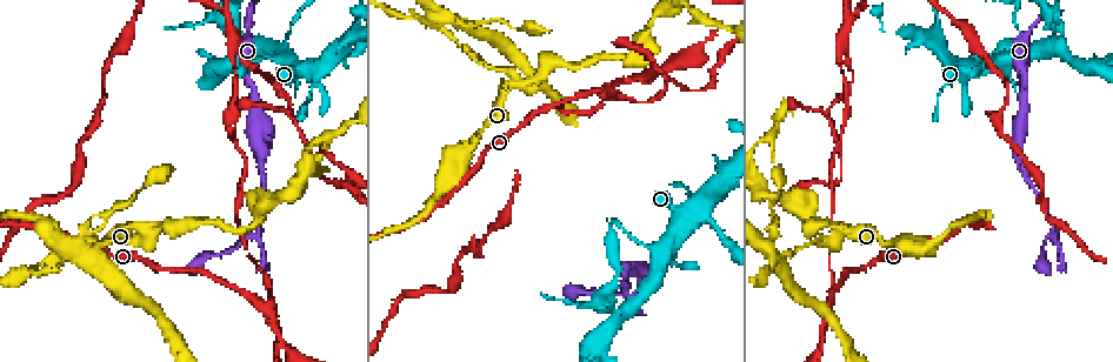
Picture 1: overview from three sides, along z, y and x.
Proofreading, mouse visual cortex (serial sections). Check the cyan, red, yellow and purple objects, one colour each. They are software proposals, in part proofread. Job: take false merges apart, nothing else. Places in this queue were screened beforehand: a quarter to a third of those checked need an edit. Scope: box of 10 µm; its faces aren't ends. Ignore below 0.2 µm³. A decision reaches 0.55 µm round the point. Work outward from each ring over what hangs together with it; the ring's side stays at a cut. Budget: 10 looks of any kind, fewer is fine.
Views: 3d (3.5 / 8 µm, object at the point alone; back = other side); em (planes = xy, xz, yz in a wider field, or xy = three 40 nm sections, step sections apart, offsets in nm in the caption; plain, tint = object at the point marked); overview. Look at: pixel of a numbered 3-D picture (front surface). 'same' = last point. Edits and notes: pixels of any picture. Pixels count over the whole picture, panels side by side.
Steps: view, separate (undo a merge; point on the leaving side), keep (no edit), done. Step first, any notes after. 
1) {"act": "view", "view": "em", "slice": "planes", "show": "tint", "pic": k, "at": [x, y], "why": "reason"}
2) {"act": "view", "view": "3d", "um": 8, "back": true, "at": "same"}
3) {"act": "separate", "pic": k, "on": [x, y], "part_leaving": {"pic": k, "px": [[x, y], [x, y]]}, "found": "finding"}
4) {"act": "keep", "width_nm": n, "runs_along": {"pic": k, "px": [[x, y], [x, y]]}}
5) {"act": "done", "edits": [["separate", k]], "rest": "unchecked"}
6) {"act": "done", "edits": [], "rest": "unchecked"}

{"act": "view", "view": "3d", "um": 3.5, "pic": 1, "at": [657, 272], "why": "two arms in line, one across"}

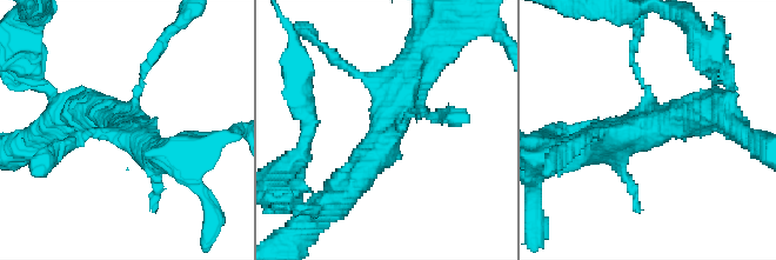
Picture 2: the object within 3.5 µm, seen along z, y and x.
{"act": "view", "view": "em", "slice": "planes", "show": "tint", "pic": 2, "at": [654, 125], "why": "shape alone is not enough"}

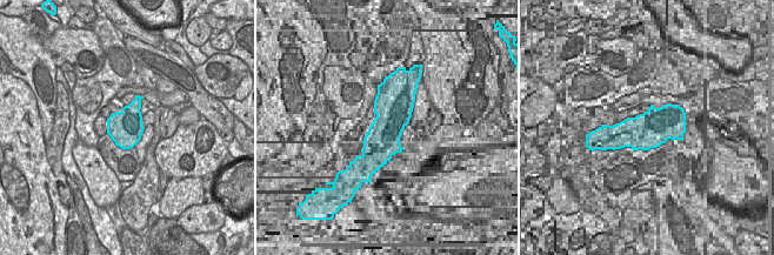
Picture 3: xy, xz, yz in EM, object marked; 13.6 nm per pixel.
{"act": "keep", "arms": 3, "runs_along": {"pic": 2, "px": [[407, 68], [378, 155], [342, 192]]}, "found": "all the same cell"}

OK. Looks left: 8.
{"act": "view", "view": "3d", "um": 3.5, "pic": 1, "at": [522, 82], "why": "a fork"}

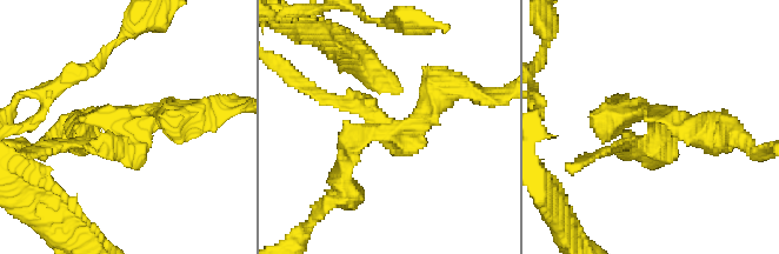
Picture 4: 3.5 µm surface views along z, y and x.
{"act": "view", "view": "em", "slice": "planes", "show": "tint", "pic": 4, "at": [652, 115], "arms": 3, "arm_widths_nm": [200, 200, 250]}

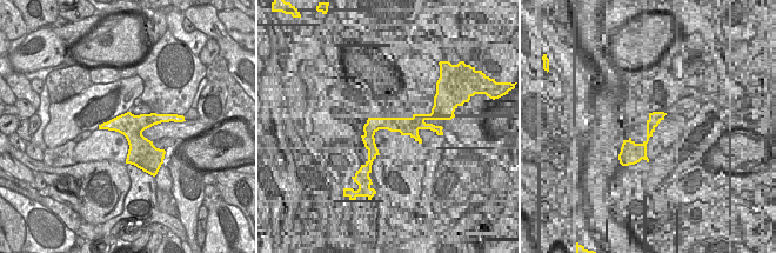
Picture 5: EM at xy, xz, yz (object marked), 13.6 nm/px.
{"act": "keep", "runs_along": {"pic": 4, "px": [[699, 129], [627, 144]]}, "found": "one cell here"}

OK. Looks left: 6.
{"act": "view", "view": "3d", "um": 3.5, "pic": 1, "at": [644, 78], "why": "two arms in line, one across"}

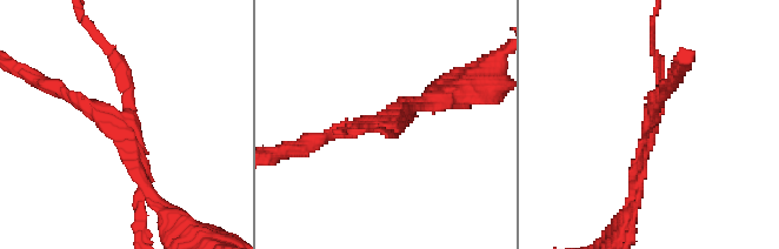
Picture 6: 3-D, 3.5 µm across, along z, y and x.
{"act": "view", "view": "em", "slice": "planes", "show": "tint", "pic": 6, "at": [655, 118], "arms": 3, "arm_widths_nm": [100, 150, 200]}

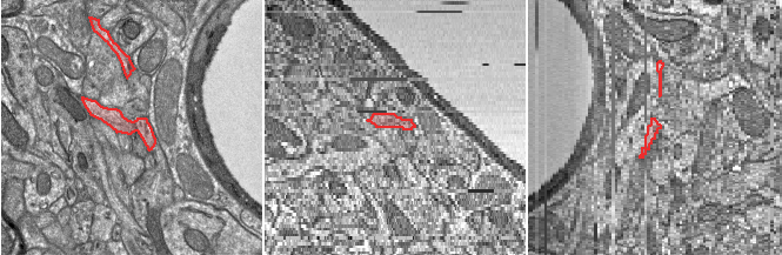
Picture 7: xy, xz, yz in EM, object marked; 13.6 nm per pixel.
{"act": "separate", "pic": 6, "on": [121, 71], "border": {"pic": 7, "px": [[133, 121], [136, 131]]}, "found": "two cells meet here"}

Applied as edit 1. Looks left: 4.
{"act": "view", "view": "3d", "um": 3.5, "pic": 1, "at": [444, 21], "why": "abrupt turn"}

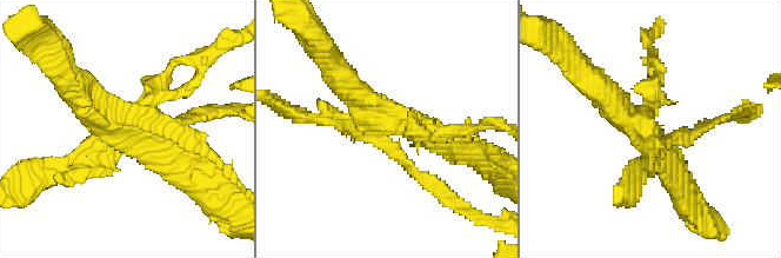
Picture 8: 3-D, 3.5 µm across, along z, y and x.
{"act": "view", "view": "em", "slice": "xy", "step": 1, "show": "tint", "pic": 8, "at": [643, 127], "why": "now the EM"}

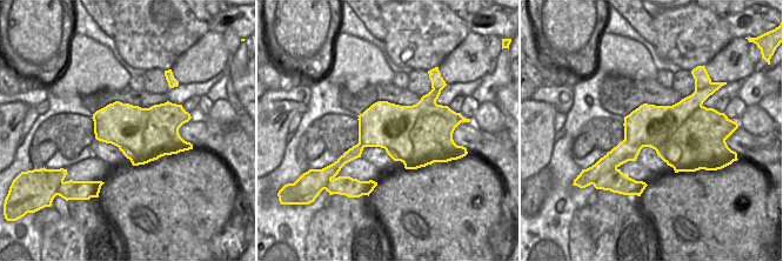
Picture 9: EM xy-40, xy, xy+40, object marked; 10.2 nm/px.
{"act": "separate", "pic": 8, "on": [112, 118], "part_leaving": {"pic": 8, "px": [[111, 139], [146, 132], [205, 172]]}, "found": "two cells meet here"}

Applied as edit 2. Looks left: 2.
{"act": "done", "edits": [["separate", 6], ["separate", 8]], "rest": "unchecked"}

